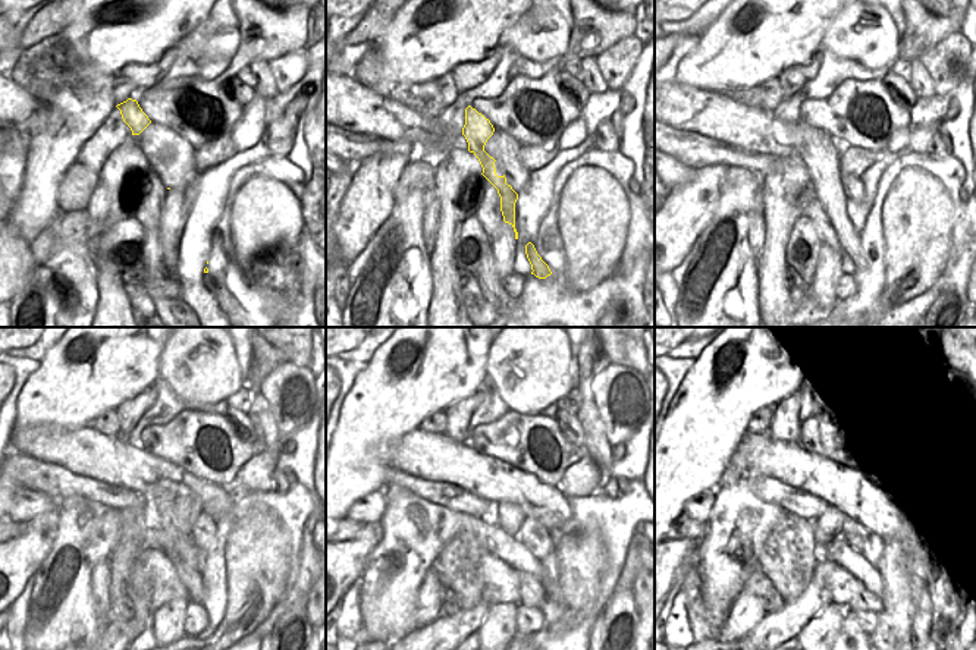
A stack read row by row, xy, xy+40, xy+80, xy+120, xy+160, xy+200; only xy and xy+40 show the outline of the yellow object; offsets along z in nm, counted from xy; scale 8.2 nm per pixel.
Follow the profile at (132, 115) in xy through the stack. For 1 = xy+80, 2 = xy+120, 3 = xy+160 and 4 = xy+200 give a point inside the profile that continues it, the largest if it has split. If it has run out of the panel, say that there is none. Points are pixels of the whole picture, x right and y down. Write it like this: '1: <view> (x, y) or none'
1: xy+80 (831, 194)
2: xy+120 (185, 562)
3: xy+160 (532, 593)
4: xy+200 (863, 599)

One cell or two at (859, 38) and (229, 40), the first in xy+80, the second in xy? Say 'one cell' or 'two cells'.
one cell

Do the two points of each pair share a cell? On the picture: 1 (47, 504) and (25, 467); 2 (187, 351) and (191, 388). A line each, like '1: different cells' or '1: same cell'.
1: different cells
2: same cell

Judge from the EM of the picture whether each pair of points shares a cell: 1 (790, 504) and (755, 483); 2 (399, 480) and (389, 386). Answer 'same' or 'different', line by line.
1: same
2: different

